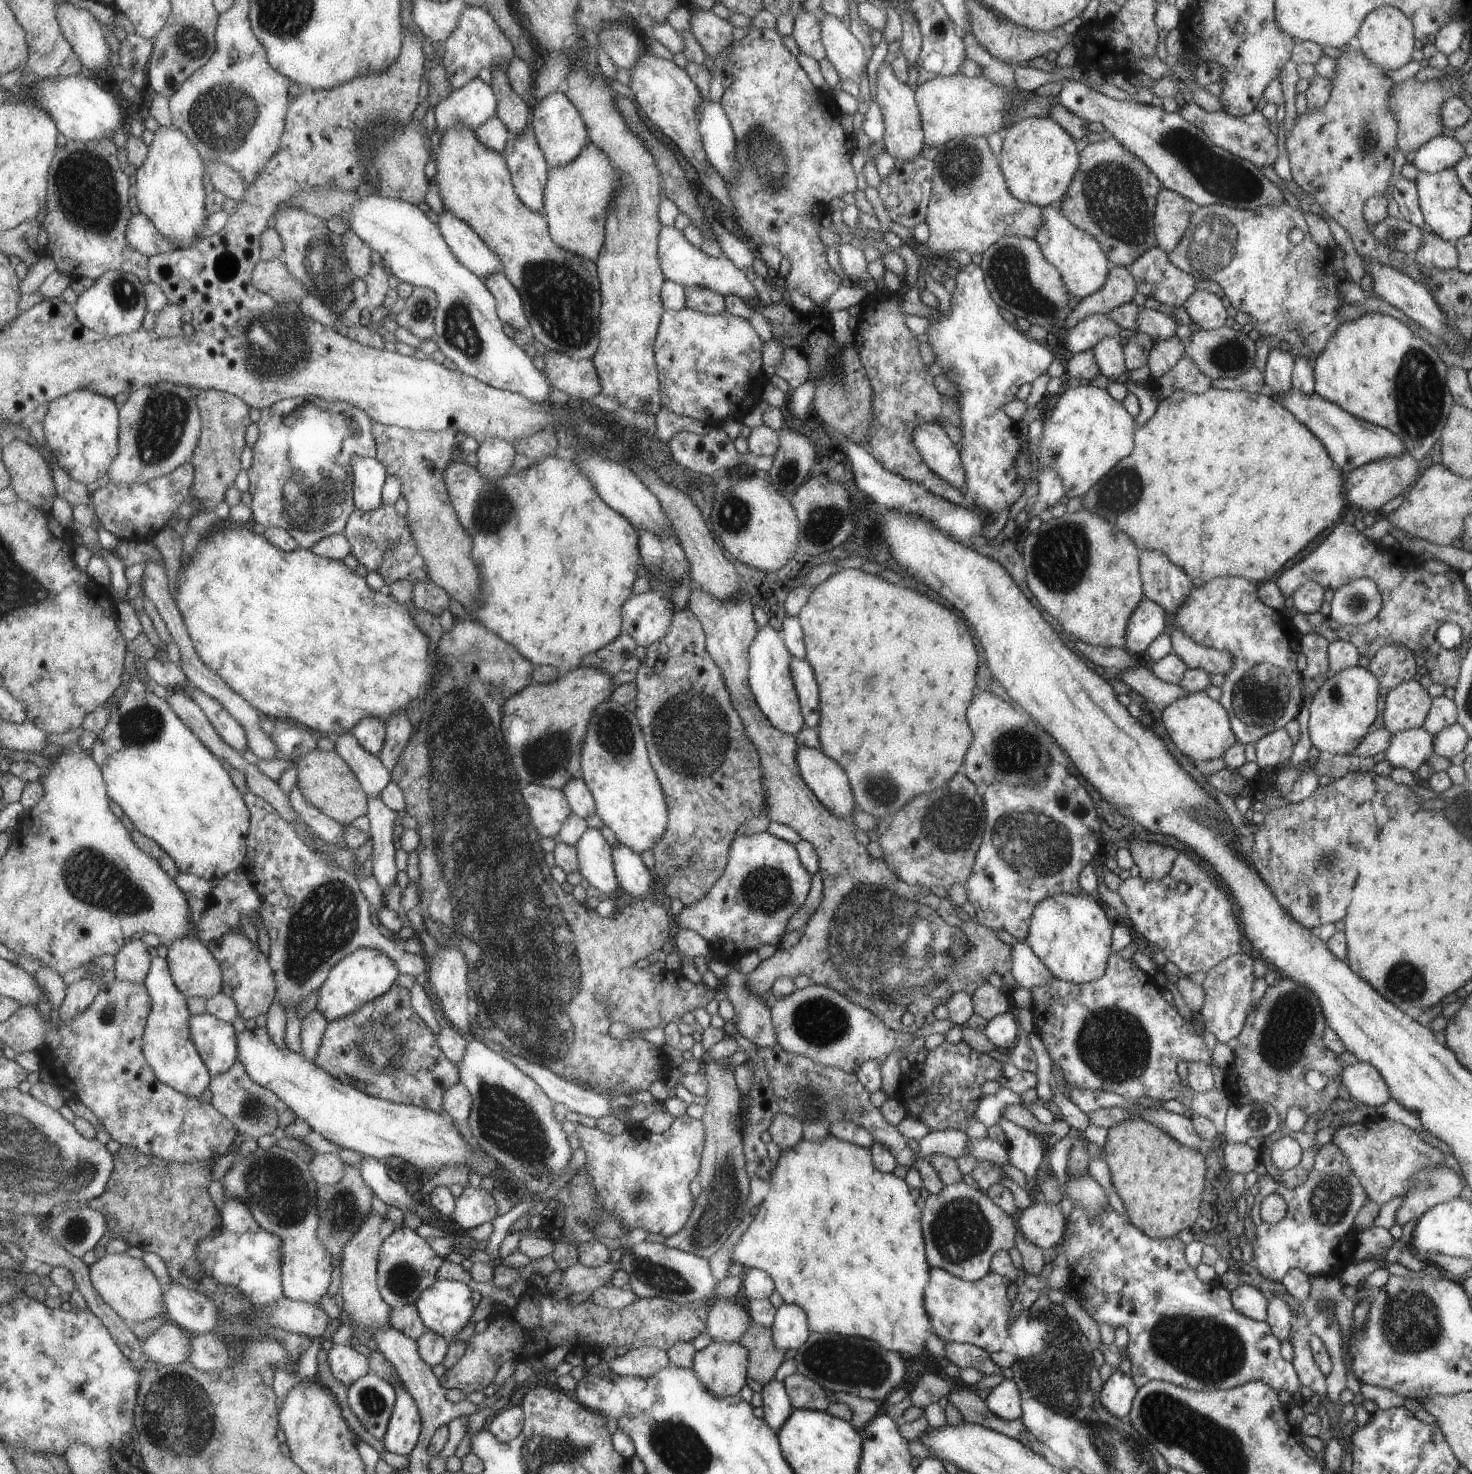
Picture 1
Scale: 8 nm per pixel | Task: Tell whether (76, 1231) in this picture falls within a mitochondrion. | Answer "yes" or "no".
yes

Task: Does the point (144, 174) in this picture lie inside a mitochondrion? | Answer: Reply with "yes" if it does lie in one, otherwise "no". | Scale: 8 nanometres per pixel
no

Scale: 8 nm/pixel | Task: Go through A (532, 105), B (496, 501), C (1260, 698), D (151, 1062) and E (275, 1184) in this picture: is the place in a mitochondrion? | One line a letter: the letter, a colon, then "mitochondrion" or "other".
A: other
B: mitochondrion
C: mitochondrion
D: other
E: mitochondrion

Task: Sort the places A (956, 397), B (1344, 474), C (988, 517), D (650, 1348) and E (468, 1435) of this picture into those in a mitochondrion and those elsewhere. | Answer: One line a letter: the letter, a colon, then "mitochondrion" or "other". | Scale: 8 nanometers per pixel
A: other
B: other
C: other
D: other
E: other

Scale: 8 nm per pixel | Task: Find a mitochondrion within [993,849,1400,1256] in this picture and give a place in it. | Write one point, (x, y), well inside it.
(1112, 1043)

